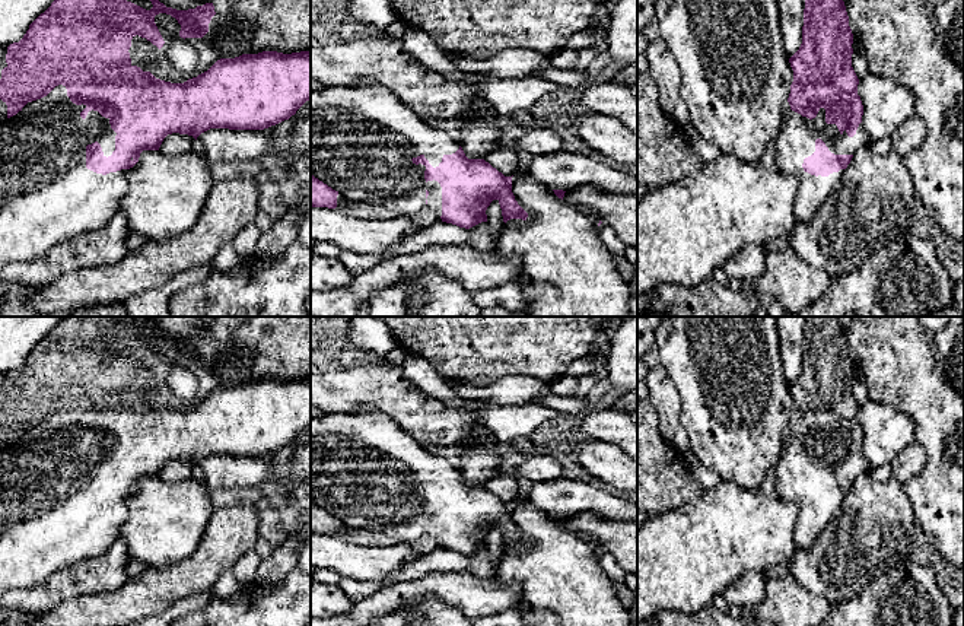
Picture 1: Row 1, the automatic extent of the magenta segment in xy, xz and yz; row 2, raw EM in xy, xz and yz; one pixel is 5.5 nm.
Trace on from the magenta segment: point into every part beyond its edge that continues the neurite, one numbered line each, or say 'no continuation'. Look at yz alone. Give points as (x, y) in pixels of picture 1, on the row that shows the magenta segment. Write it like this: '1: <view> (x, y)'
1: yz (797, 139)

